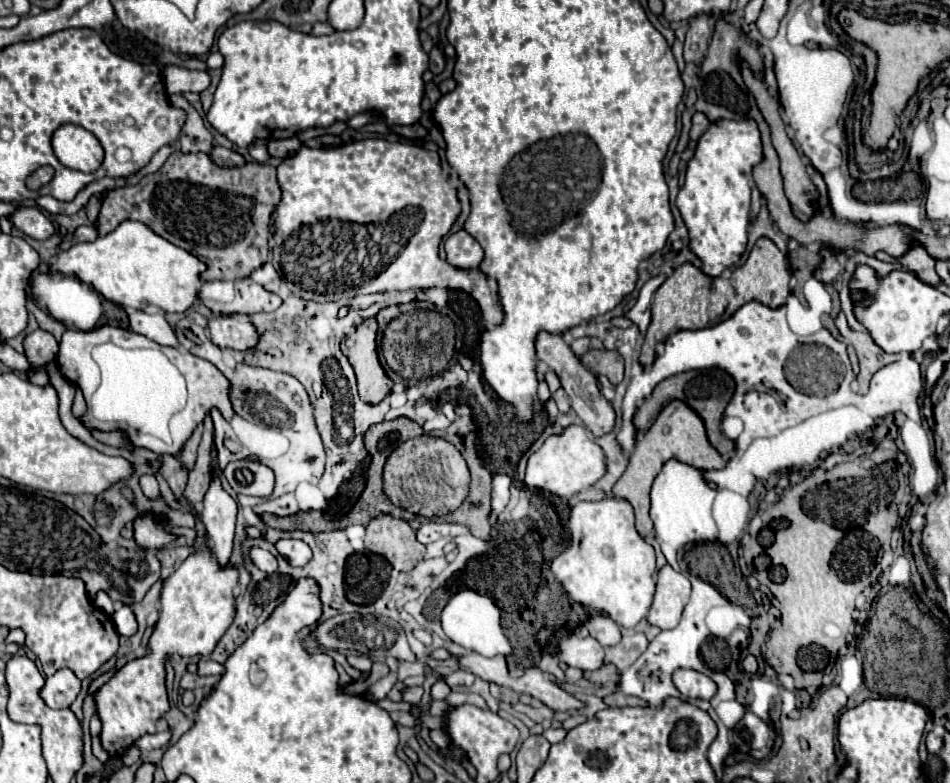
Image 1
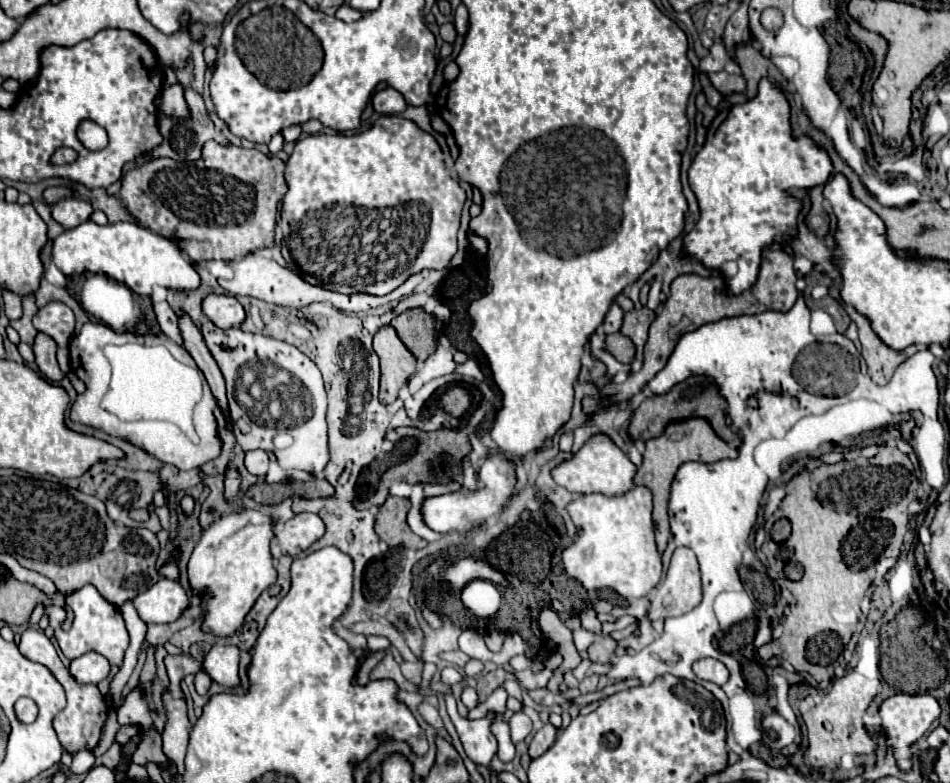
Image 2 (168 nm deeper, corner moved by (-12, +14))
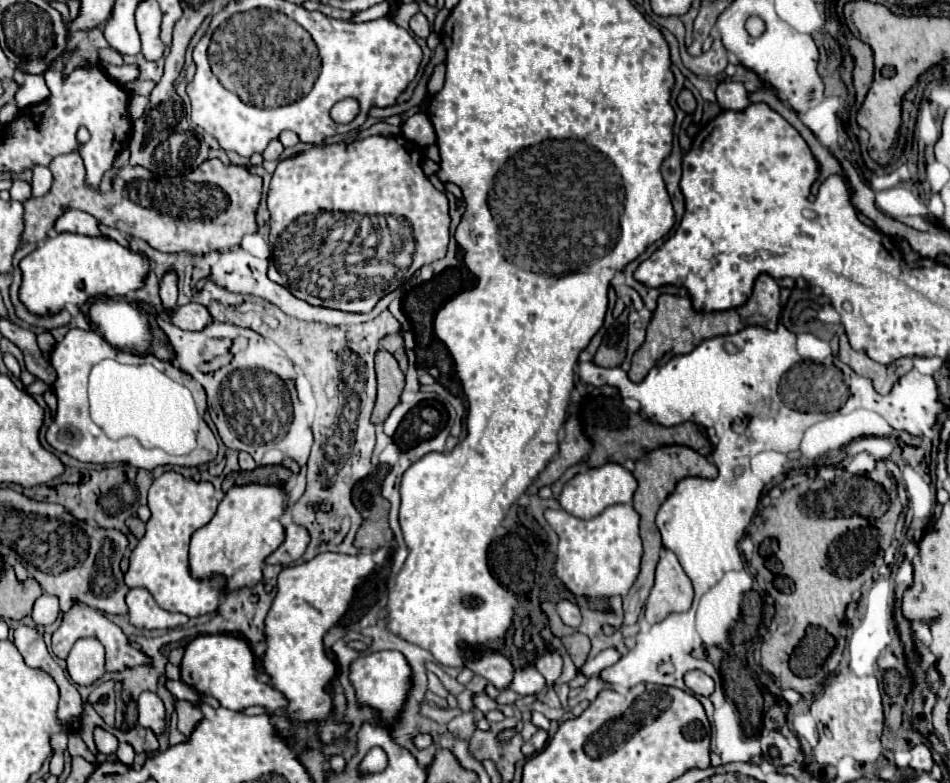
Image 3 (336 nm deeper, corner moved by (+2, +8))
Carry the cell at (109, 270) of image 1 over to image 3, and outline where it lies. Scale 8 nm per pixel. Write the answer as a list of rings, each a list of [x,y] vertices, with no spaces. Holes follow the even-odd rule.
[[[71,232],[47,238],[29,256],[25,256],[19,266],[23,270],[19,296],[35,314],[59,312],[65,304],[81,306],[85,300],[95,296],[127,296],[129,292],[143,288],[149,272],[149,262],[141,252],[125,248],[107,236],[81,236]]]

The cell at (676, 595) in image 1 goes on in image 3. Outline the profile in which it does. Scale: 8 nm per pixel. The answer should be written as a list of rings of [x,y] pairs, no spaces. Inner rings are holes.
[[[663,550],[655,572],[655,584],[645,604],[645,620],[649,624],[657,624],[673,612],[687,612],[691,602],[691,580],[683,572],[677,556],[671,550]]]

